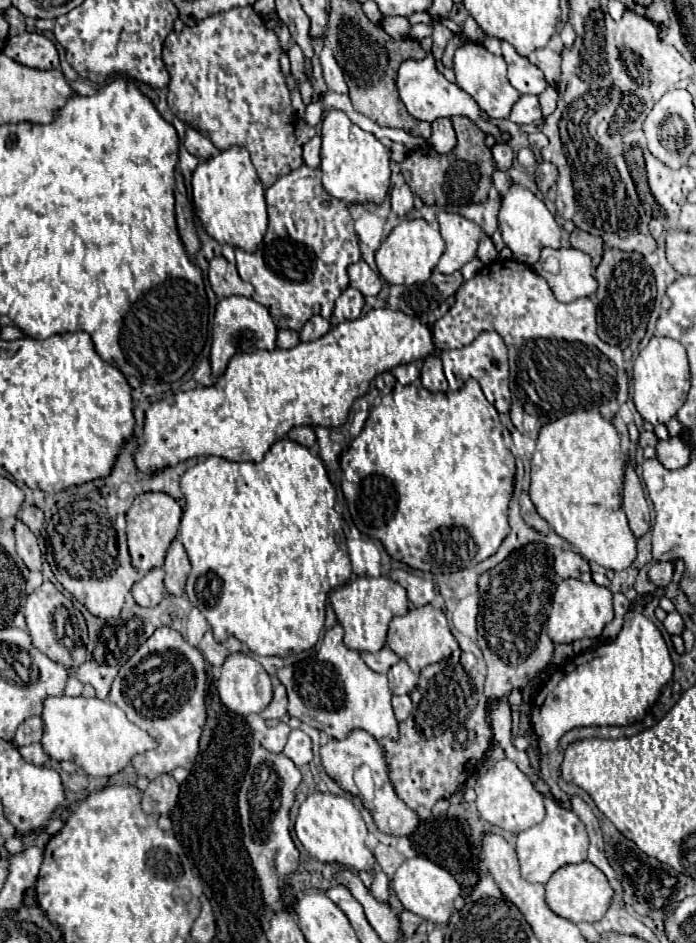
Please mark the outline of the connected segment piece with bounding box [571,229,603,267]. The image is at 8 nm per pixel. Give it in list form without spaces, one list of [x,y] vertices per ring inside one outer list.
[[[575,229],[571,233],[571,245],[587,255],[591,255],[593,259],[593,265],[597,267],[599,261],[601,261],[601,255],[603,255],[603,239],[601,237],[595,237],[587,231],[581,231],[581,229]]]

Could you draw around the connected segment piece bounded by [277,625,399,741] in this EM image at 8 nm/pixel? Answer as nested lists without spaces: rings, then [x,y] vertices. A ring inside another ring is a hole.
[[[335,625],[333,629],[329,629],[325,633],[325,639],[319,647],[319,651],[307,655],[305,659],[297,661],[291,667],[283,667],[277,671],[279,681],[287,687],[287,695],[289,695],[289,715],[297,717],[299,721],[327,733],[333,739],[345,739],[351,731],[355,729],[363,729],[367,733],[371,733],[377,741],[379,739],[399,739],[399,723],[393,715],[393,707],[391,707],[391,689],[387,683],[387,677],[383,673],[375,673],[373,669],[367,669],[367,665],[363,665],[363,659],[359,655],[359,651],[347,649],[343,645],[343,627]]]

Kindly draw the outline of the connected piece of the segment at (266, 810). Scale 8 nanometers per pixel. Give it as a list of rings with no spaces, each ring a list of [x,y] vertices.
[[[255,747],[251,751],[249,767],[237,795],[237,807],[243,829],[243,845],[249,853],[263,891],[263,901],[269,909],[281,899],[279,883],[299,867],[299,851],[289,833],[289,811],[295,803],[295,791],[299,783],[299,769],[283,753],[269,753],[263,747]]]

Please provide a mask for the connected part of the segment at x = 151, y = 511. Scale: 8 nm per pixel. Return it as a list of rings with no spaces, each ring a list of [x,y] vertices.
[[[151,491],[151,493],[141,493],[135,497],[131,509],[126,514],[126,536],[133,567],[141,575],[151,571],[153,567],[163,567],[165,553],[177,535],[179,519],[181,519],[181,507],[171,495],[161,491],[157,493]]]

